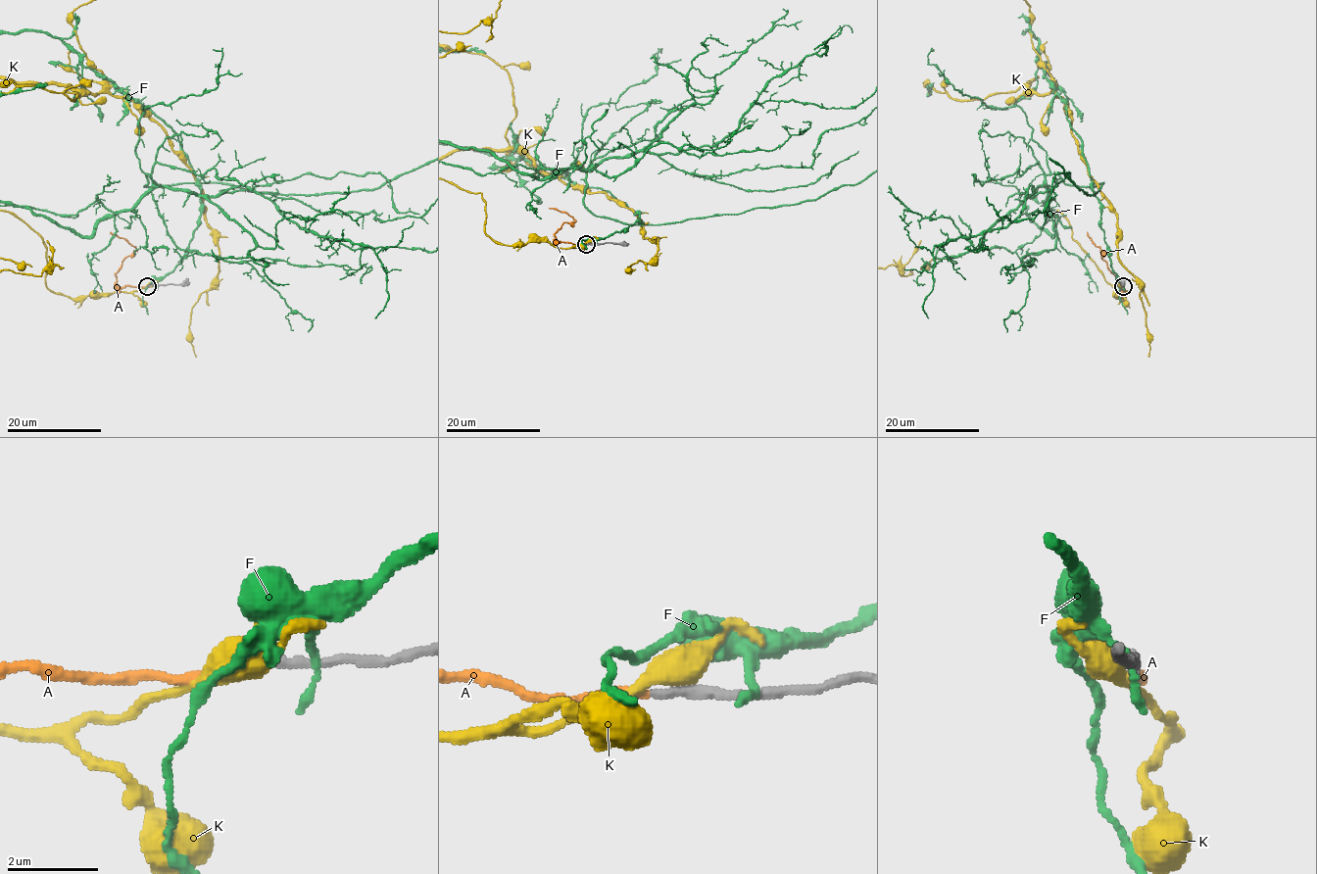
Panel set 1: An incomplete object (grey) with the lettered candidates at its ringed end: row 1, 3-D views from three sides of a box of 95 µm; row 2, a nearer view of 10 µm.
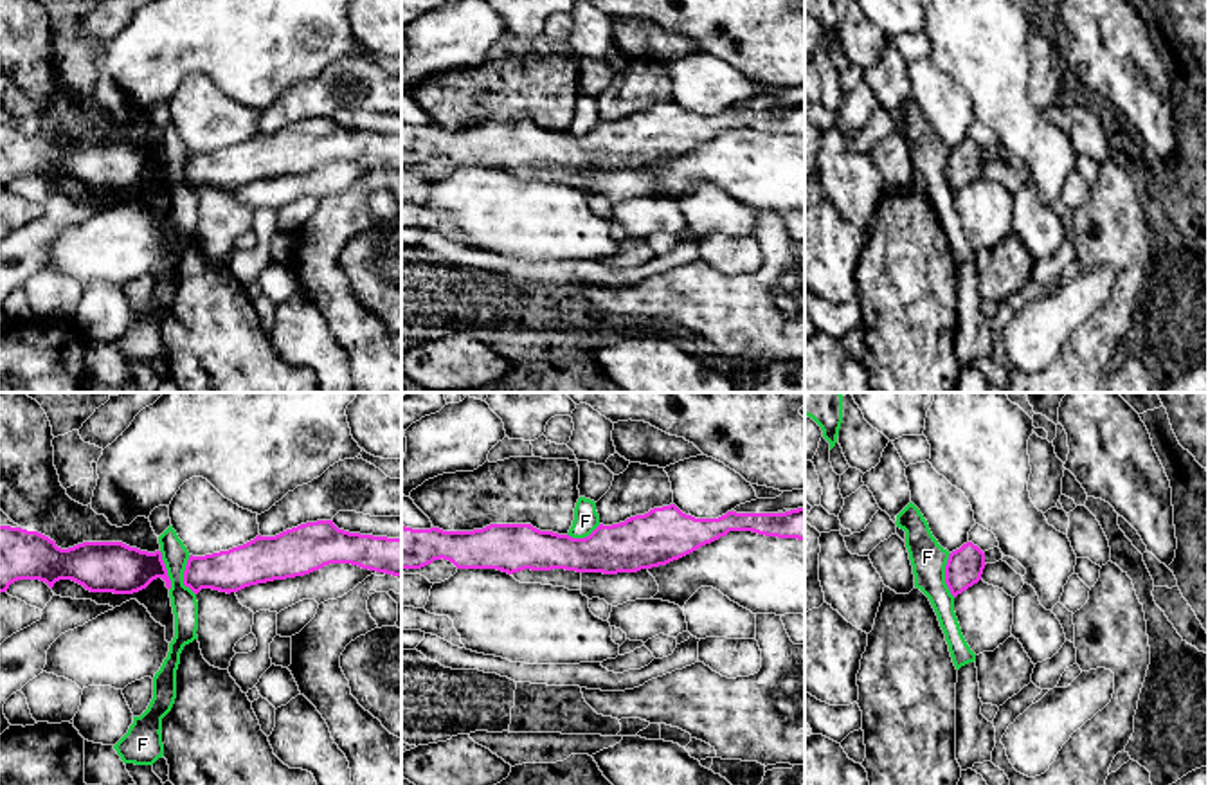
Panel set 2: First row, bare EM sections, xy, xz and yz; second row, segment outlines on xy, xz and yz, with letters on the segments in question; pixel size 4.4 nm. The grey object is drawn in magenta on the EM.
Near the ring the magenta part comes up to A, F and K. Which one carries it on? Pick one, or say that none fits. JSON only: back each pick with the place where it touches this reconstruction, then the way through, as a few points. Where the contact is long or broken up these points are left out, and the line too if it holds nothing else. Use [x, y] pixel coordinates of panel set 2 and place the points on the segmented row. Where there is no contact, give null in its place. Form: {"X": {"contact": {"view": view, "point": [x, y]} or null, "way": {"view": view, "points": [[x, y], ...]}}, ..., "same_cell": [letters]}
{"A": {"contact": null}, "same_cell": ["A"]}

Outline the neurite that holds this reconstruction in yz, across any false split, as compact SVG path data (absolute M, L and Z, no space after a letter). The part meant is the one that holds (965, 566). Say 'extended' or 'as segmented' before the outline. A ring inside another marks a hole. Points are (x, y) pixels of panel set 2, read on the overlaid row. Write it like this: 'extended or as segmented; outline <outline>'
as segmented; outline M972 542L963 544L949 555L945 565L945 583L956 598L981 580L985 569L985 553Z

